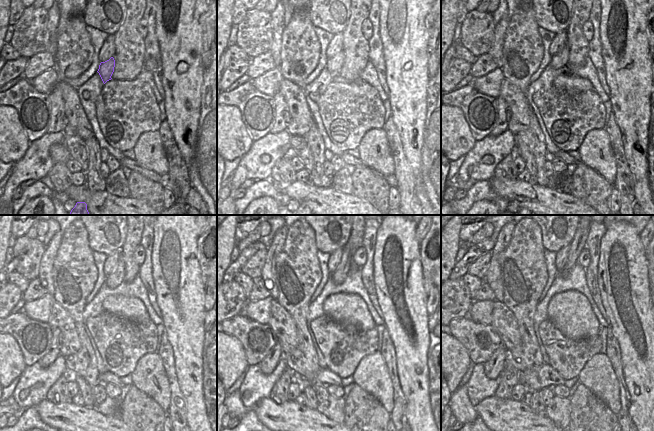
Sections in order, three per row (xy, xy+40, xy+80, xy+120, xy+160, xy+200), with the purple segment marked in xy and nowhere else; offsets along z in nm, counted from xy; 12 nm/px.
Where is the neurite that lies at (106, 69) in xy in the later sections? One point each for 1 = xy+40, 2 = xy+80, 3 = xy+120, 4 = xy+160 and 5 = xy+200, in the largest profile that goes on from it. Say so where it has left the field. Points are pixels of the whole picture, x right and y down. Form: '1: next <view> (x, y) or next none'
1: next xy+40 (334, 64)
2: next xy+80 (559, 60)
3: next xy+120 (113, 280)
4: next xy+160 (341, 273)
5: next xy+200 (578, 243)

